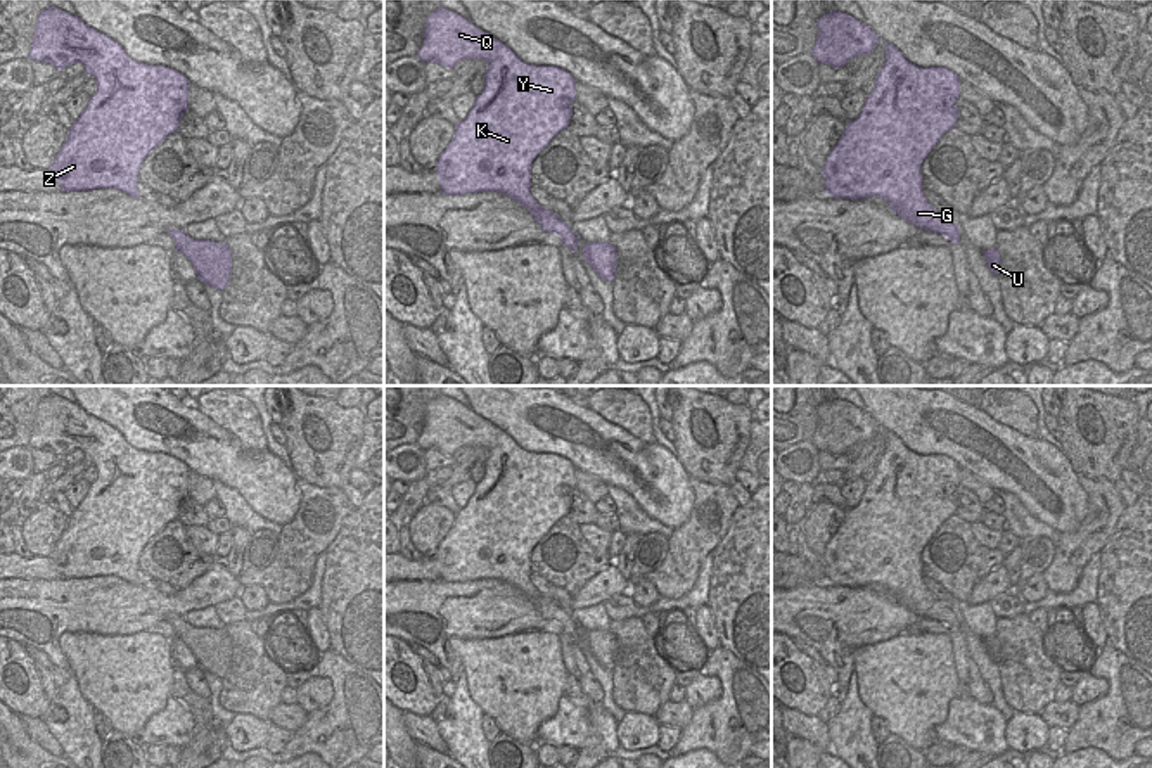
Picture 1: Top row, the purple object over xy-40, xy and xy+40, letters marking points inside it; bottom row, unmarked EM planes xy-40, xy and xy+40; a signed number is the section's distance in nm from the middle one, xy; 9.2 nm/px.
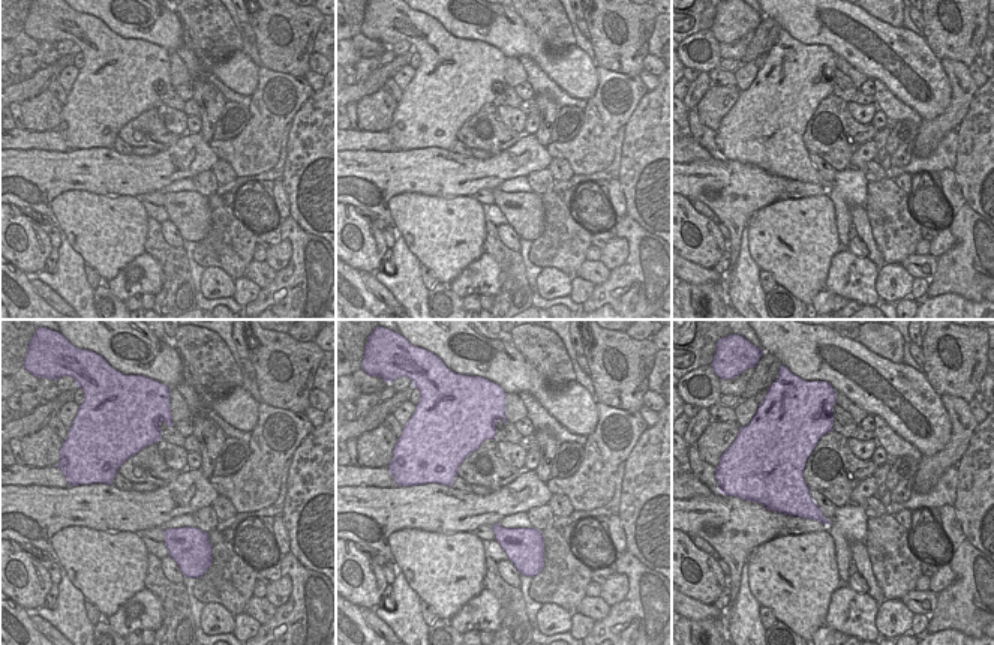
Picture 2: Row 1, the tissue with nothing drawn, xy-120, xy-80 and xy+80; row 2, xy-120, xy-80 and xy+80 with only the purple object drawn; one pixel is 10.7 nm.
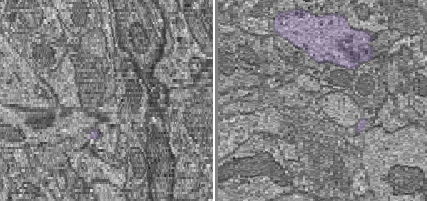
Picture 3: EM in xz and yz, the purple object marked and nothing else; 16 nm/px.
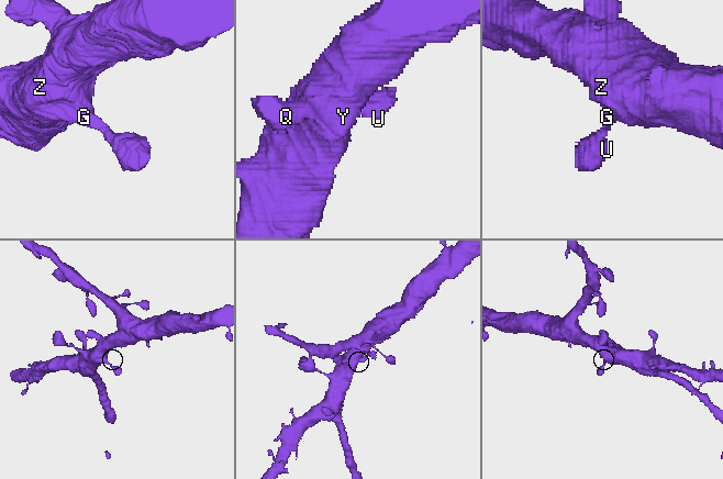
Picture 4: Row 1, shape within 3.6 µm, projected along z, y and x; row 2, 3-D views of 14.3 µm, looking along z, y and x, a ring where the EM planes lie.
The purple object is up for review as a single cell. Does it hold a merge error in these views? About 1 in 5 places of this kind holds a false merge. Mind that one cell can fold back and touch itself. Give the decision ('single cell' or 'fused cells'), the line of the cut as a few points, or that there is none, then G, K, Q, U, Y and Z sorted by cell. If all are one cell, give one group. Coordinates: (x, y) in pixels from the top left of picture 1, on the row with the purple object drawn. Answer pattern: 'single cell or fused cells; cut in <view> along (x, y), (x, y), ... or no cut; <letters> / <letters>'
single cell; no cut; G K Q U Y Z

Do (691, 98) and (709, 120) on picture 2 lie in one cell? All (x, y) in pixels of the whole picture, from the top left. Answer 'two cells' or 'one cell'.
two cells

